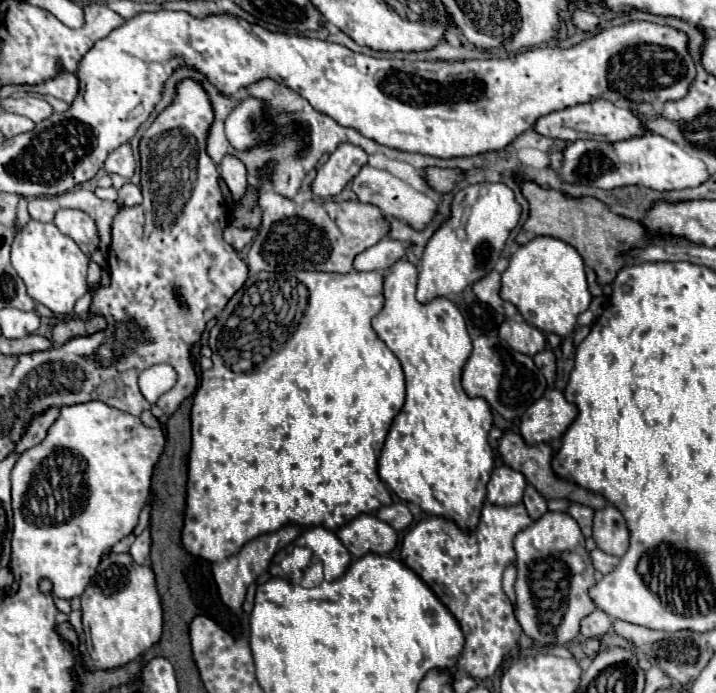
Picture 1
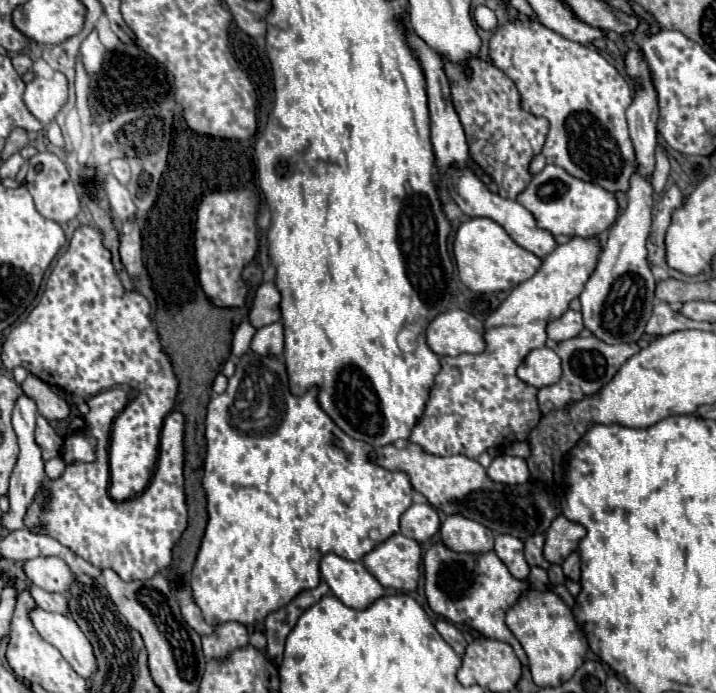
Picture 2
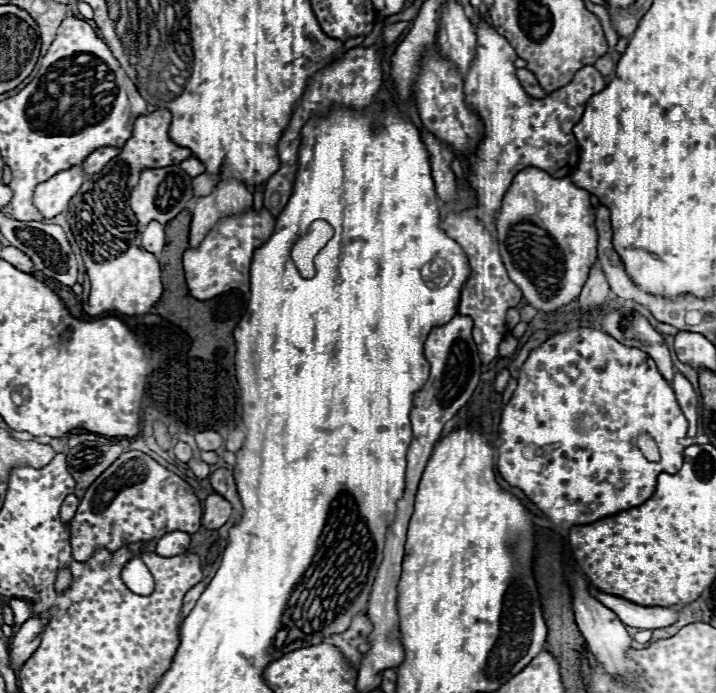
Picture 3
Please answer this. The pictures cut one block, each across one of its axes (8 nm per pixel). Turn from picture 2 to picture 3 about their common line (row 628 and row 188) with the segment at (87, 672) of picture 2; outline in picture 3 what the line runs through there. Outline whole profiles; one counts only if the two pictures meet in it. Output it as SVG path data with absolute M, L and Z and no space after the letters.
M76 164L64 172L58 172L50 180L36 186L34 192L34 204L40 210L44 218L54 218L64 208L68 208L68 200L80 190L80 184L86 180L86 172L82 170L82 164Z

